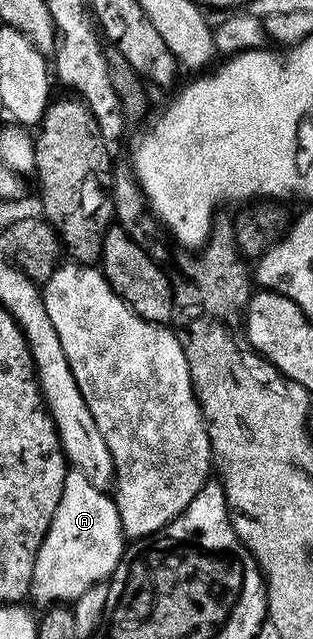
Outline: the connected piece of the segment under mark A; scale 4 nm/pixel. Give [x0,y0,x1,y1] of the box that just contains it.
[30,471,125,607]

